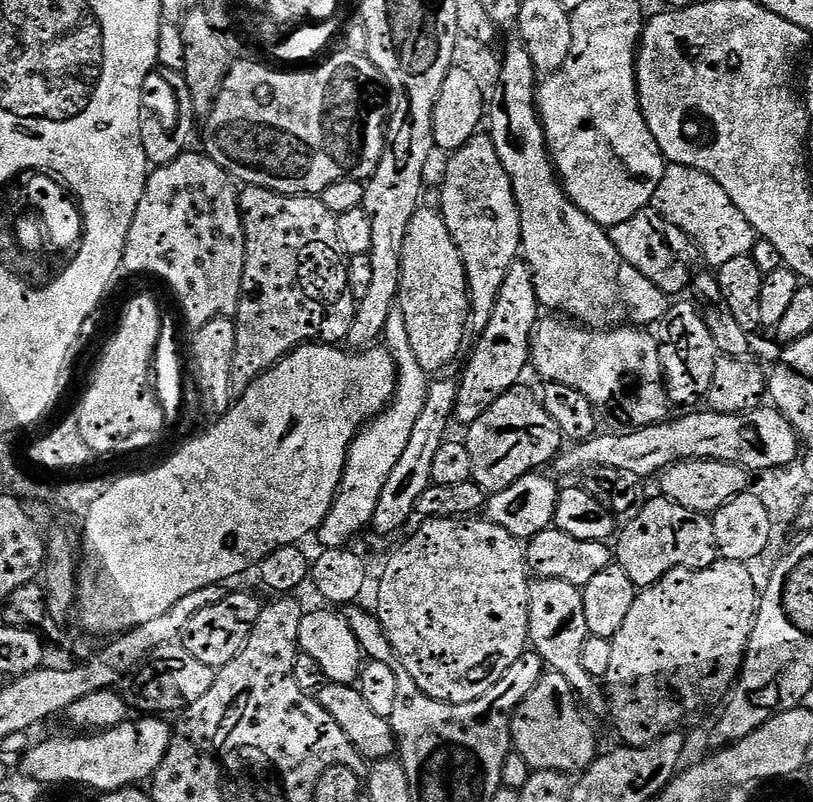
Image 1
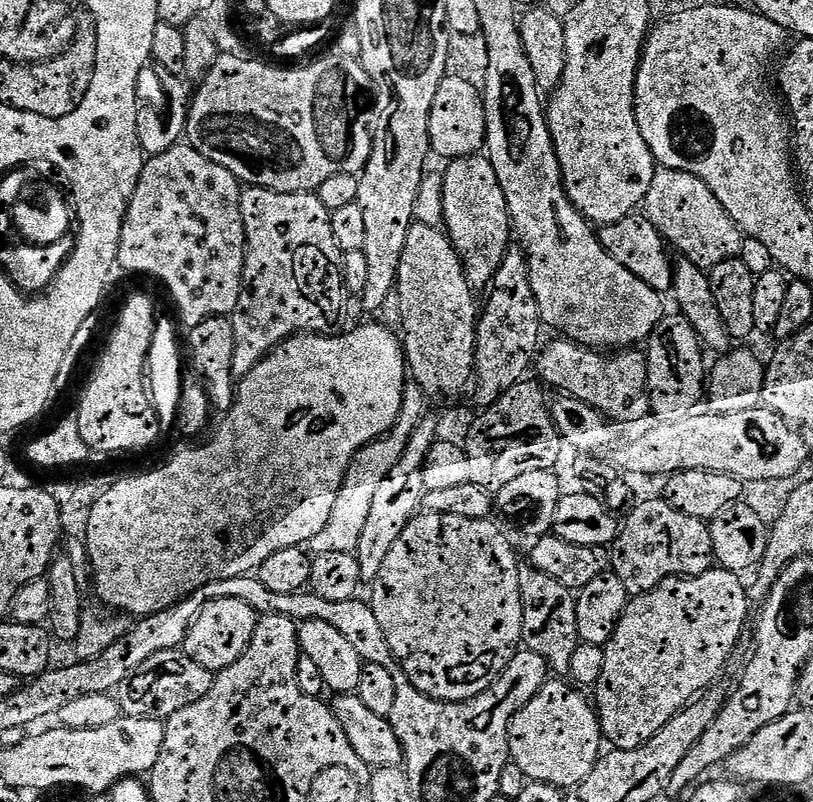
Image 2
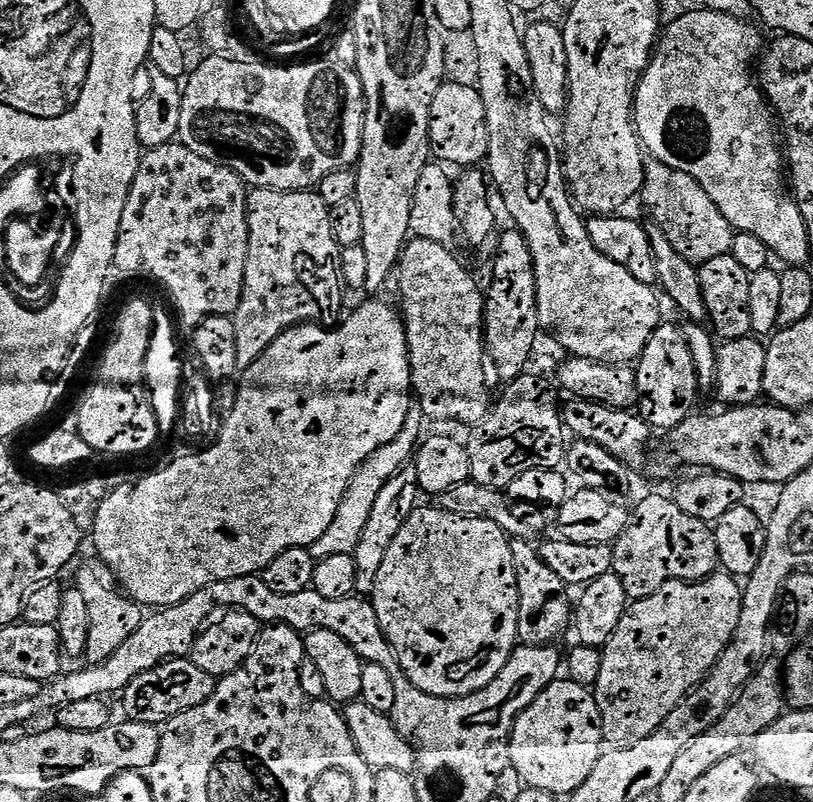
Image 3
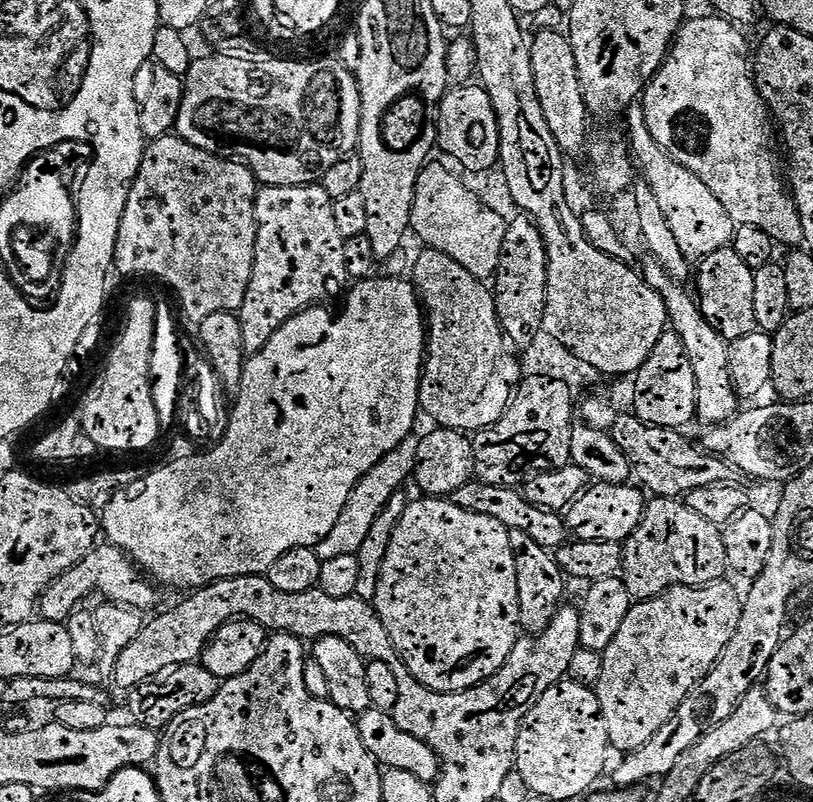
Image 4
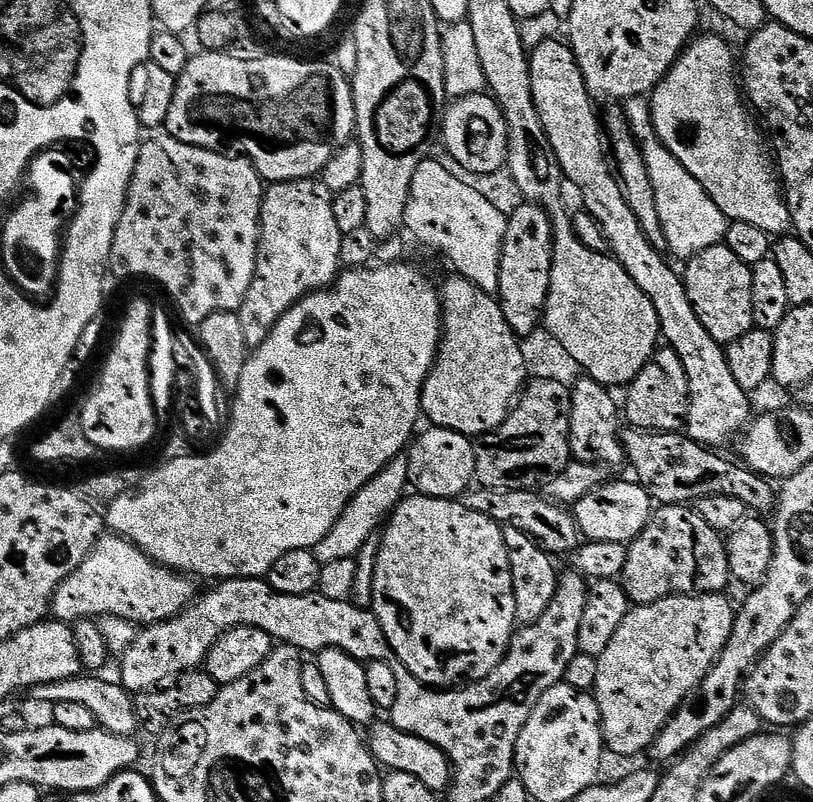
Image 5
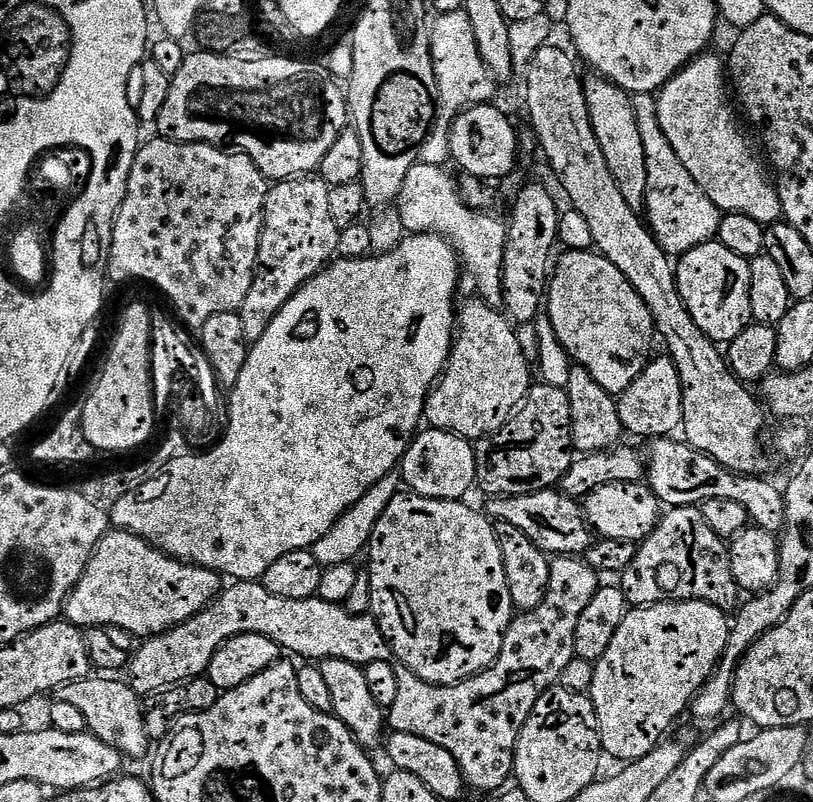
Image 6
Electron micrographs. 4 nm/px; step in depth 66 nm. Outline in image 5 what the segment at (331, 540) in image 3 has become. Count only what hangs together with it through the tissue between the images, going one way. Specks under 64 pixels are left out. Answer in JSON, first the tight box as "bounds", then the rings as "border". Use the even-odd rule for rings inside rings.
{"bounds":[314,454,409,562],"border":[[[401,454],[393,458],[378,475],[370,478],[370,482],[366,482],[366,486],[362,486],[358,494],[354,494],[346,510],[342,510],[338,522],[334,522],[330,534],[326,534],[326,538],[322,538],[322,542],[316,544],[314,551],[318,562],[338,562],[341,558],[355,560],[362,546],[365,546],[372,536],[377,535],[393,510],[399,506],[409,488],[408,458],[407,455]]]}

